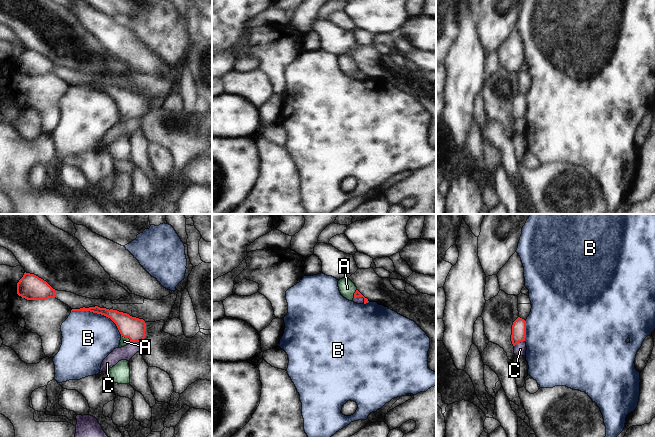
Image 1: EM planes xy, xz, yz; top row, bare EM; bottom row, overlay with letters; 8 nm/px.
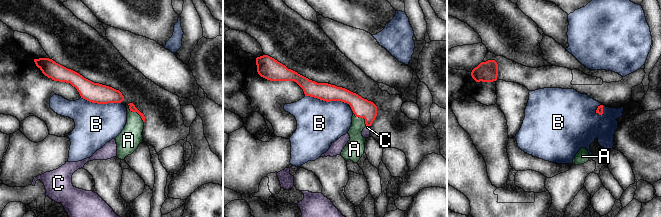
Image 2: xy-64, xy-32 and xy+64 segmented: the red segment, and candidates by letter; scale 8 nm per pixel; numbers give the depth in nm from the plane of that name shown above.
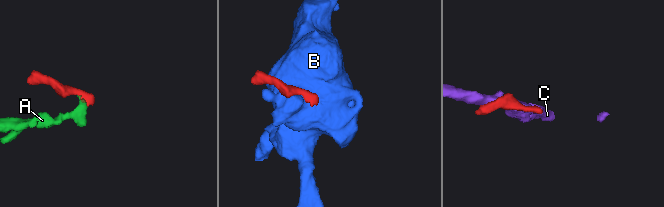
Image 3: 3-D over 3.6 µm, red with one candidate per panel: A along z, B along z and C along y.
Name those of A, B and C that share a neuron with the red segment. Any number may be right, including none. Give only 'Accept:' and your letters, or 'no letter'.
Accept: A

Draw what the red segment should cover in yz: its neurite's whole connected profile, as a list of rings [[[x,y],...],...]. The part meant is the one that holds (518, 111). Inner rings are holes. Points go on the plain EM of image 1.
[[[518,93],[512,101],[511,117],[513,122],[519,118],[525,117],[526,114],[526,97]]]

